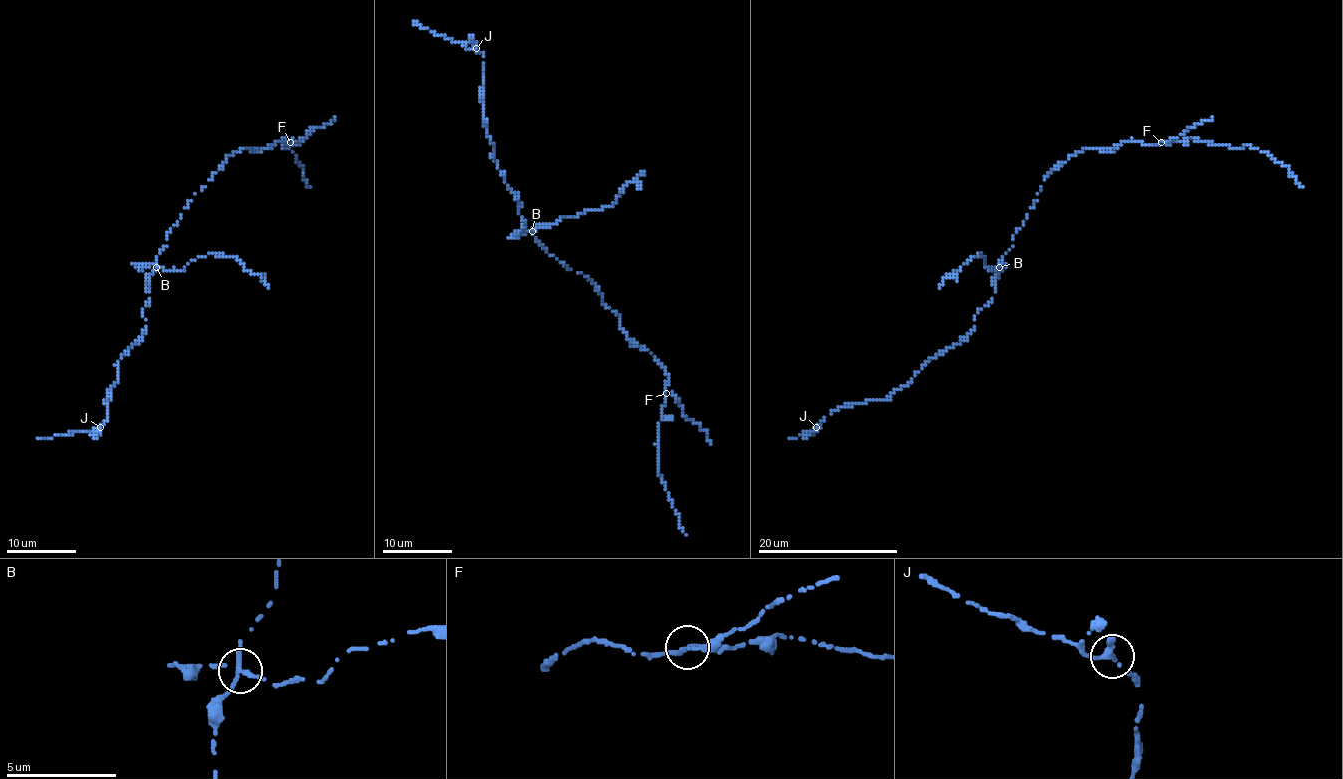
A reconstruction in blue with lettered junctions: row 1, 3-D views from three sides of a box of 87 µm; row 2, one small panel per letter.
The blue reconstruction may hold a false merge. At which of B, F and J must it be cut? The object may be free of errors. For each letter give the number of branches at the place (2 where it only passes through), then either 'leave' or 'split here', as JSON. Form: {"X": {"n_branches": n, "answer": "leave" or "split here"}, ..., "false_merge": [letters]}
{"B": {"n_branches": 3, "answer": "split here"}, "F": {"n_branches": 3, "answer": "leave"}, "J": {"n_branches": 3, "answer": "leave"}, "false_merge": ["B"]}

